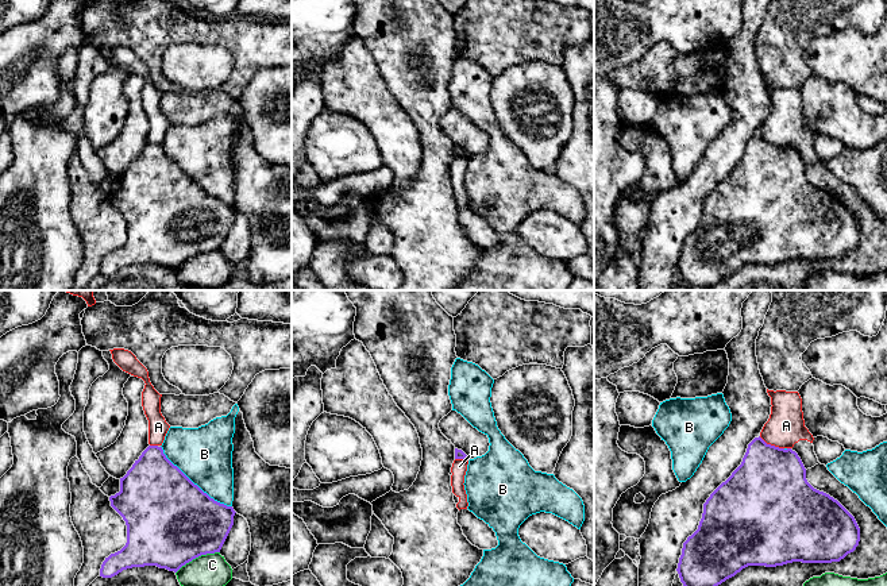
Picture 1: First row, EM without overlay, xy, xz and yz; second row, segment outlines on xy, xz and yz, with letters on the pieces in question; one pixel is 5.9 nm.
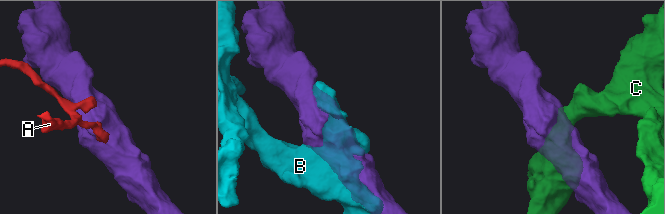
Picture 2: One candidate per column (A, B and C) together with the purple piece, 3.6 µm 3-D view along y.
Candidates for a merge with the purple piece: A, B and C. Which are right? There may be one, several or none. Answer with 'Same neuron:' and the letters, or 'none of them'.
Same neuron: none of them

